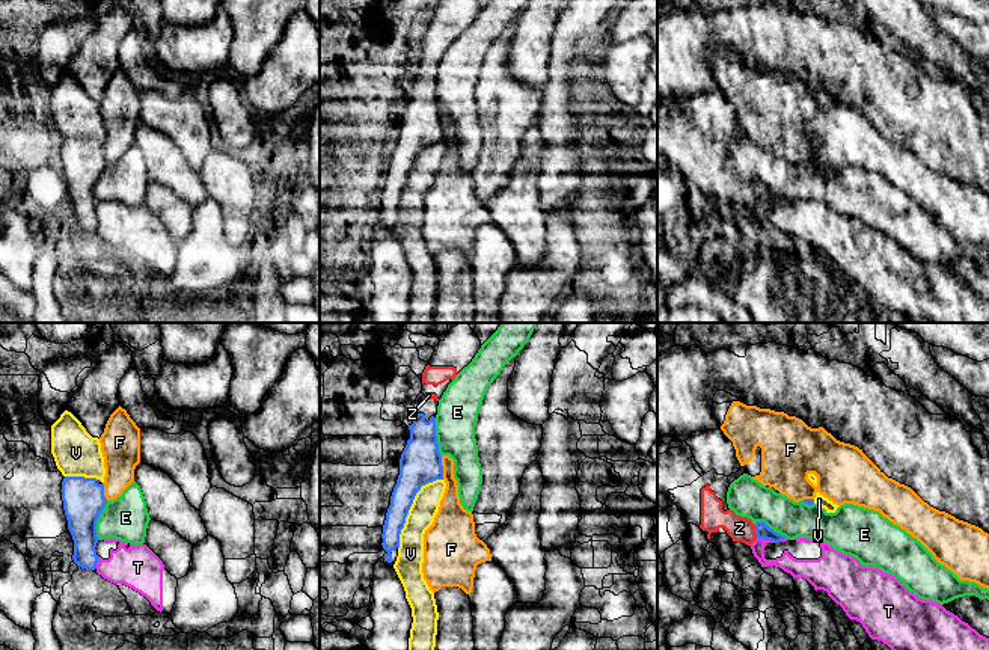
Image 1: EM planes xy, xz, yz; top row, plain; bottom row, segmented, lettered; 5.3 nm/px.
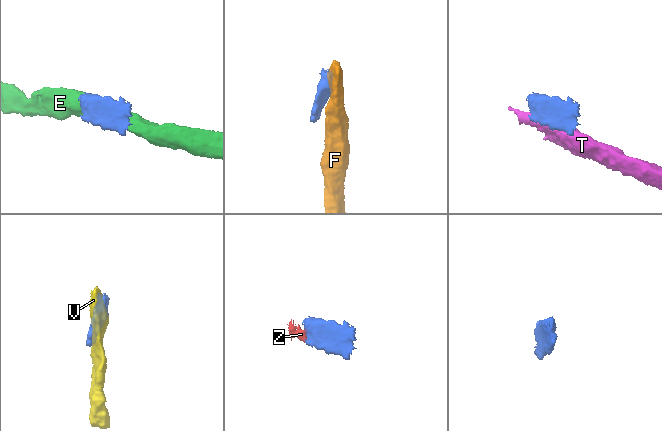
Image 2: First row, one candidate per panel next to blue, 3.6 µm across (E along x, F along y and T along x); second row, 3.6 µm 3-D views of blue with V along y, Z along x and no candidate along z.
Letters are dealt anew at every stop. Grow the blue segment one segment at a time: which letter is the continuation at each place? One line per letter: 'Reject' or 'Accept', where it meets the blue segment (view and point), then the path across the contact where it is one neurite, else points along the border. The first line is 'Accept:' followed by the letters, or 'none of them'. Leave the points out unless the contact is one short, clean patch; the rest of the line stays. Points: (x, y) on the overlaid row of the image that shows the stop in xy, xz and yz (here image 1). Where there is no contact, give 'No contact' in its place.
Accept: Z
E: Reject. Touches blue at xy (97, 521)
F: Reject. Touches blue at xz (442, 468). Boundary: xz (440, 456), (443, 478)
T: Reject. Touches blue at yz (766, 539)
V: Reject. Touches blue at xz (410, 505)
Z: Accept. Touches blue at yz (756, 531). Path across: yz (762, 530), (756, 531), (739, 528)

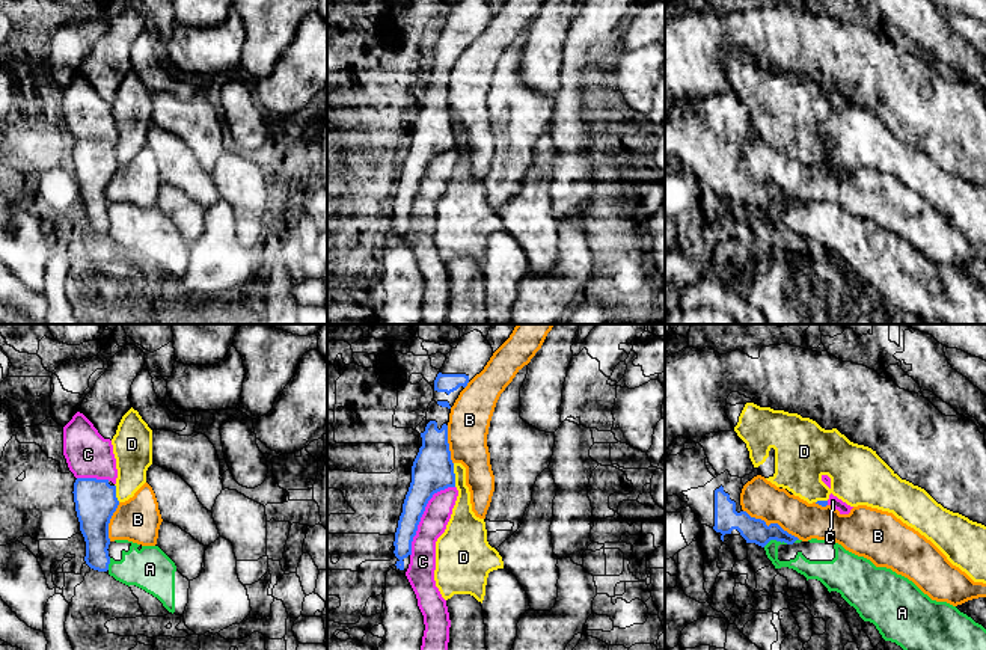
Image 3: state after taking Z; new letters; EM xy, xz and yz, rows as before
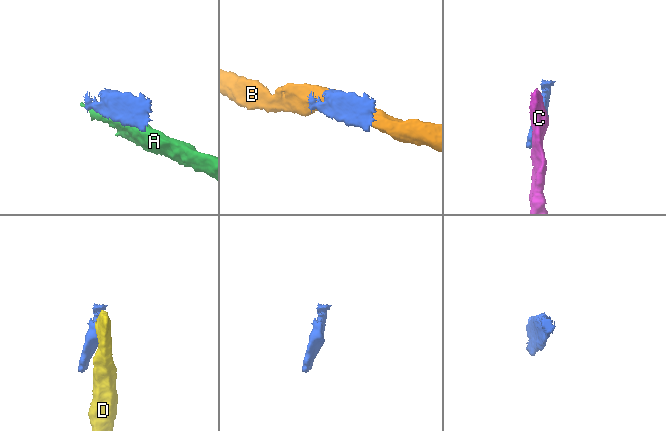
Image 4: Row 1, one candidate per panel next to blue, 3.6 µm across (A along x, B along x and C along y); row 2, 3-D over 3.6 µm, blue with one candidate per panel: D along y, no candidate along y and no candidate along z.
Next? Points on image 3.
Accept: none of them
A: Reject. Touches blue at yz (775, 539)
B: Reject. Touches blue at yz (772, 524)
C: Reject. Touches blue at xz (422, 513)
D: Reject. Touches blue at xz (454, 475). Boundary: xz (453, 463), (456, 486)

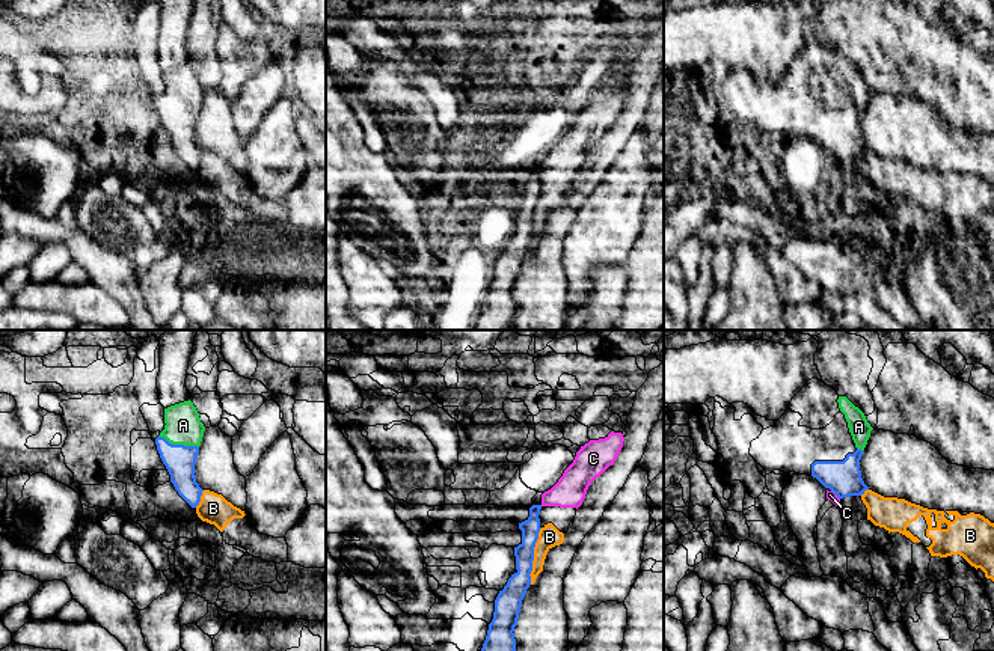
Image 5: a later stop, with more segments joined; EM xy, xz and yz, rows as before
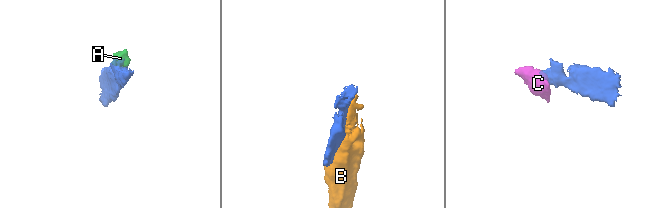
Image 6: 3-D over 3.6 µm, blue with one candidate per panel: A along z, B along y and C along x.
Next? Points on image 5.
Accept: A
A: Accept. Touches blue at xy (178, 445)
B: Reject. Touches blue at xz (533, 556)
C: Reject. Touches blue at yz (834, 493). Boundary: yz (831, 490), (839, 499)

